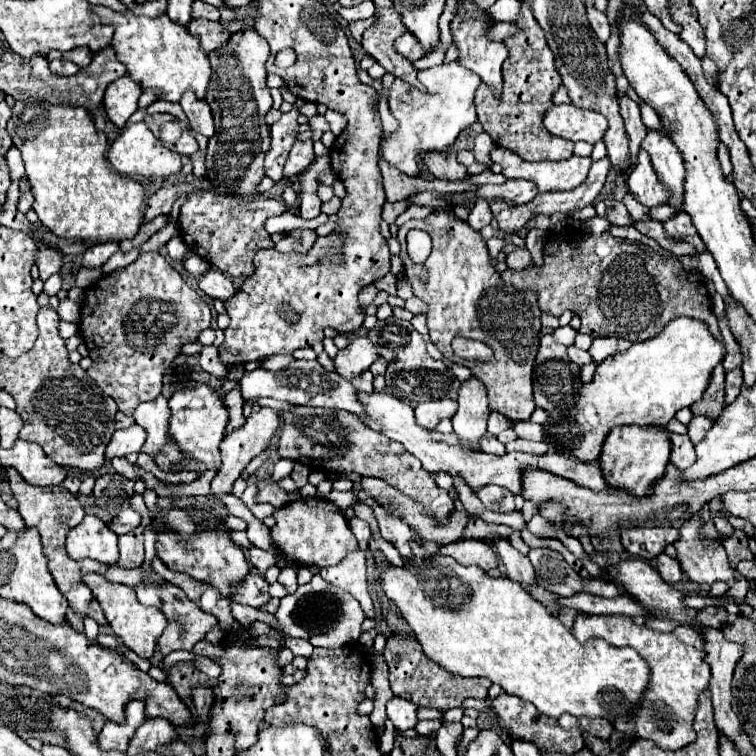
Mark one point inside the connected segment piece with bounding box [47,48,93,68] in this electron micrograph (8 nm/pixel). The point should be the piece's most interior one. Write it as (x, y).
(82, 57)

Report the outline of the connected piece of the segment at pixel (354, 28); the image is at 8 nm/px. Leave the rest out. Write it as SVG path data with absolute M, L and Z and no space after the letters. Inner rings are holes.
M372 16L365 20L358 20L349 23L349 29L352 37L361 44L363 32L375 23L376 17Z

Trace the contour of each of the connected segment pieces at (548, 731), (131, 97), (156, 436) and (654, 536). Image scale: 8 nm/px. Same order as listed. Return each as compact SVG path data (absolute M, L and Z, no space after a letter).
M501 694L501 696L497 696L497 698L493 700L493 708L495 708L497 722L501 724L501 728L503 728L507 734L511 734L511 736L515 736L515 738L521 738L521 740L529 740L529 742L537 744L537 748L551 748L551 746L557 746L557 748L563 748L565 754L573 754L573 752L579 752L579 750L585 746L579 728L563 730L563 728L557 724L557 720L551 720L549 716L541 716L533 704L527 704L525 700L519 700L517 696Z
M121 76L107 86L103 106L105 106L109 120L117 128L123 128L125 122L131 118L131 114L139 108L137 102L139 102L141 94L143 94L143 90L129 76Z
M159 394L151 402L143 402L143 404L137 406L133 418L141 428L147 430L147 440L145 440L141 452L155 458L155 452L165 444L169 414L171 412L169 412L169 406L167 406L167 398L163 394Z
M635 528L623 530L621 544L629 554L635 554L645 560L655 560L667 544L673 544L679 538L679 530L671 528Z

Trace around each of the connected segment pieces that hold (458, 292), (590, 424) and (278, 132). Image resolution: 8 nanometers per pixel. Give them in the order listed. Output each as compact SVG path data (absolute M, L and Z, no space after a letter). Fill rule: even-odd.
M435 210L425 220L409 220L399 228L397 236L401 244L401 260L405 264L405 278L413 288L413 294L427 302L429 306L429 338L439 348L439 352L455 364L463 364L479 378L489 392L489 408L501 412L511 422L529 420L535 410L533 402L533 364L539 348L541 334L541 310L535 292L521 292L507 286L501 274L491 264L491 256L485 240L477 230L473 230L465 220L453 216L453 212ZM421 228L429 232L433 240L433 252L423 264L415 264L407 256L405 236L409 230ZM421 270L429 272L429 282L421 284ZM455 336L487 342L493 348L493 358L487 362L463 360L453 354L451 340Z
M675 318L659 336L633 344L627 352L603 360L593 380L579 390L579 400L561 412L549 414L543 424L545 442L563 456L591 464L599 460L603 442L613 426L637 424L665 428L681 408L697 402L709 384L709 374L723 356L725 344L711 336L707 324L693 318Z
M293 108L271 126L271 148L265 156L265 176L269 176L275 184L283 180L283 164L295 142L295 130L299 128L297 118L299 112Z

